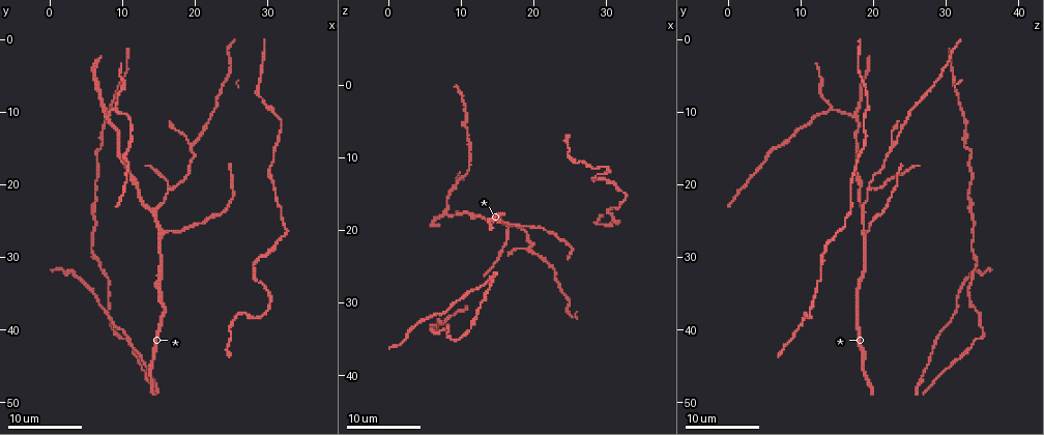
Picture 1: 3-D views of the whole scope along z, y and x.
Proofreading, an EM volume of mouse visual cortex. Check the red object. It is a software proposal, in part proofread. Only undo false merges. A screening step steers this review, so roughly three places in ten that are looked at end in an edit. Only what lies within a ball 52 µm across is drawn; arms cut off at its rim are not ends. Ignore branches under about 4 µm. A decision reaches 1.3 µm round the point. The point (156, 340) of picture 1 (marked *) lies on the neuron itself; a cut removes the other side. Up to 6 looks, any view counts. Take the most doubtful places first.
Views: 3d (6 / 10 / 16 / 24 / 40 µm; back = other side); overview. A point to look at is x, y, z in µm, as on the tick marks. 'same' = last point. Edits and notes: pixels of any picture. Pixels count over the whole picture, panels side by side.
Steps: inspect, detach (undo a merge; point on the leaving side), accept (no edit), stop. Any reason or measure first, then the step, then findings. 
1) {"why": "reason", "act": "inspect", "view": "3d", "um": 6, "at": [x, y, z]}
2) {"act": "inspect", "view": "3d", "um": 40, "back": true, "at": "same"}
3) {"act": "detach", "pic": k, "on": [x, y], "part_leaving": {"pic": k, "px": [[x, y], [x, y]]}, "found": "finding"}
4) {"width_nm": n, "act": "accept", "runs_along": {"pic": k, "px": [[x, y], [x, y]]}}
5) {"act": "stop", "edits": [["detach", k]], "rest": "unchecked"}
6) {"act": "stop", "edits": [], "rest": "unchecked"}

{"why": "three-way junction", "act": "inspect", "view": "3d", "um": 10, "at": [15.5, 27.0, 19.0]}

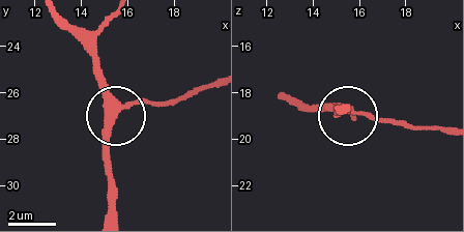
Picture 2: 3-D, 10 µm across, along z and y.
{"act": "accept", "found": "one neuron here"}

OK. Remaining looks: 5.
{"why": "a fork", "act": "inspect", "view": "3d", "um": 10, "at": [9.0, 9.5, 14.5]}

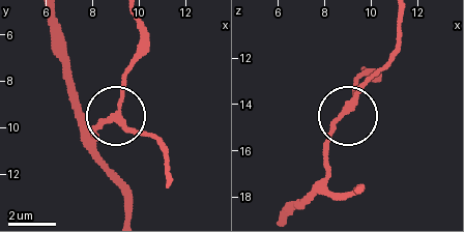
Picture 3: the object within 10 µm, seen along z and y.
{"width_nm": 210, "act": "accept", "runs_along": {"pic": 3, "px": [[355, 189], [348, 195], [327, 189], [326, 147], [359, 78]]}, "found": "one neuron here"}

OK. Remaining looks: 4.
{"why": "three-way junction", "act": "inspect", "view": "3d", "um": 10, "at": [16.5, 20.5, 19.5]}

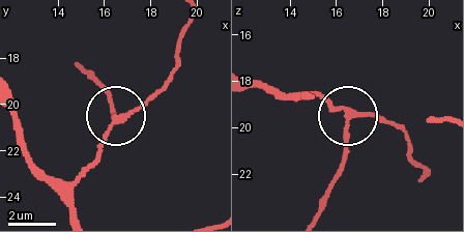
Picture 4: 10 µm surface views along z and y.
{"why": "from behind", "act": "inspect", "view": "3d", "um": 10, "back": true, "at": [16.7, 20.6, 19.5]}

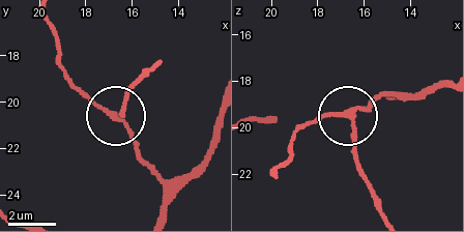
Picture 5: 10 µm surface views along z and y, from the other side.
{"width_nm": 190, "act": "accept", "found": "all the same neuron"}

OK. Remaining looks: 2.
{"act": "stop", "edits": [], "rest": "unchecked"}

